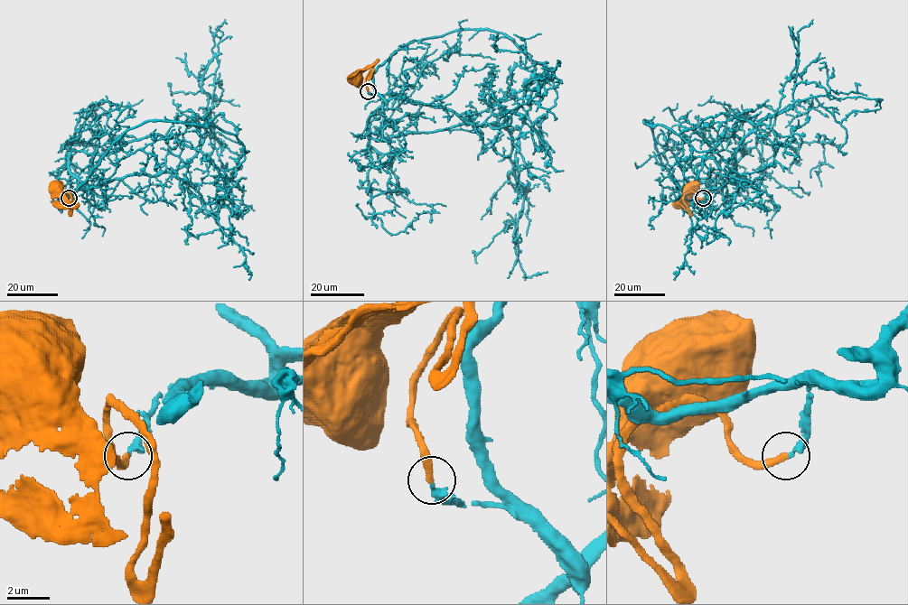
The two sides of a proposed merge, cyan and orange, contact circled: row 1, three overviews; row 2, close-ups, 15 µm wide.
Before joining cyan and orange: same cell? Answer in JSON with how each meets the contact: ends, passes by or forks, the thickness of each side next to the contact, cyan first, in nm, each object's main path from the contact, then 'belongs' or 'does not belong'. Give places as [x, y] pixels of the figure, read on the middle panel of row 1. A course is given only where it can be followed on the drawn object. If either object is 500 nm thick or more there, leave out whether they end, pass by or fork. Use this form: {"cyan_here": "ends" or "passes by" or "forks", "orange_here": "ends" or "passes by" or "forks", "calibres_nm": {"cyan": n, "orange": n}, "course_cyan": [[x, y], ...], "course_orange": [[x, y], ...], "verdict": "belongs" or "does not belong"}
{"cyan_here": "ends", "orange_here": "ends", "calibres_nm": {"cyan": 320, "orange": 340}, "course_cyan": [[368, 91], [400, 47], [485, 29], [538, 62], [556, 94], [531, 127], [539, 148], [525, 119], [505, 113]], "course_orange": [[368, 91], [365, 80], [371, 70], [369, 78], [372, 66], [358, 70], [355, 76]], "verdict": "belongs"}

